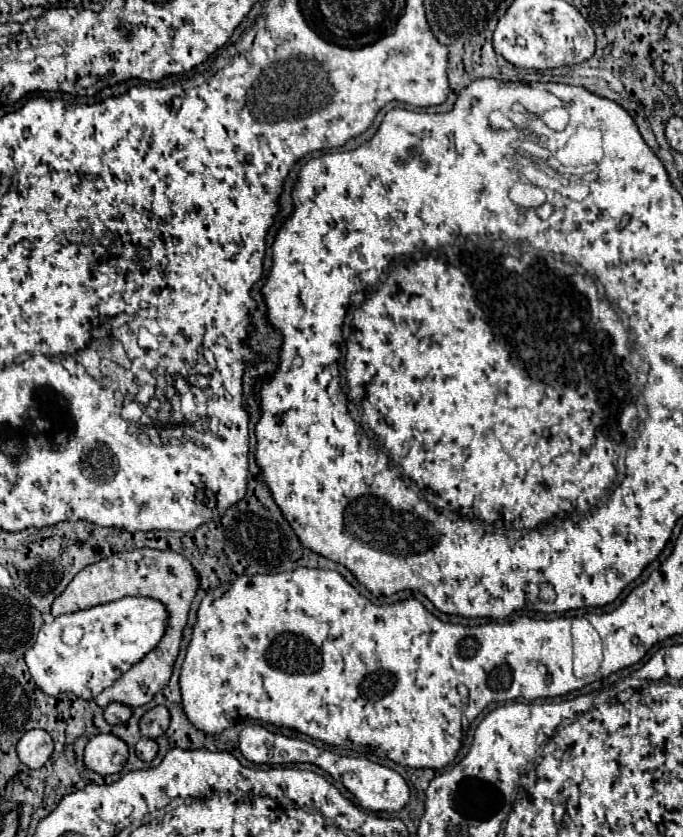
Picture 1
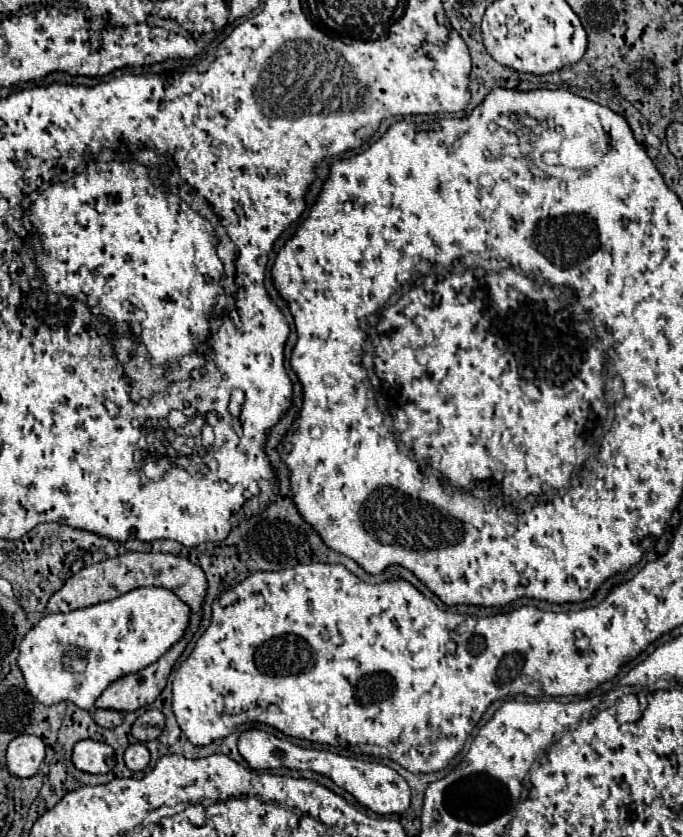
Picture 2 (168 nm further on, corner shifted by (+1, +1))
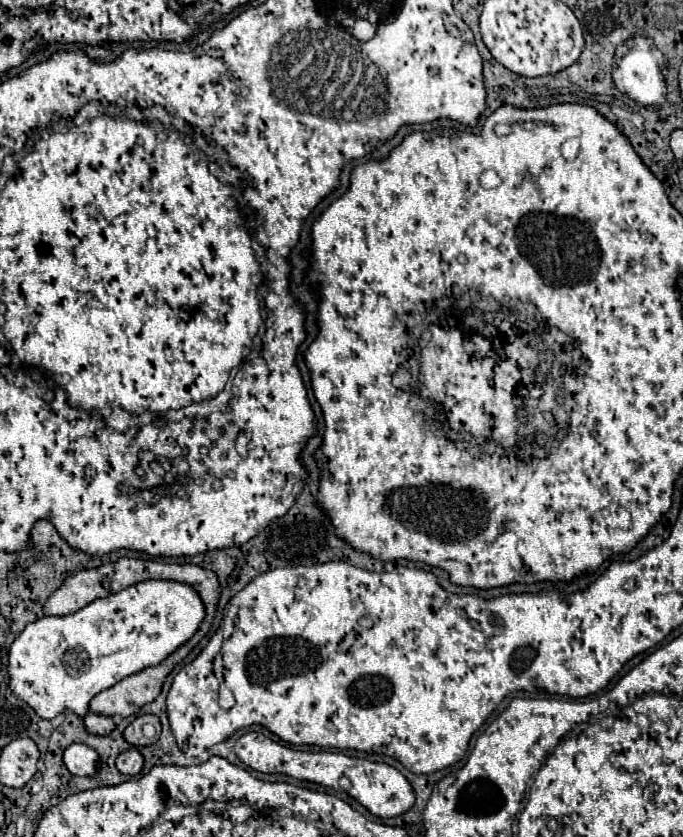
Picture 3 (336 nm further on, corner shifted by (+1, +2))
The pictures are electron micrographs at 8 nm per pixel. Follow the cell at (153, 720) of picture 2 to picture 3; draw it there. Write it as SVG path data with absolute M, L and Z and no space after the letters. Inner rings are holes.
M139 715L133 723L127 725L127 729L125 729L123 735L125 735L125 739L127 739L131 745L141 747L141 745L151 745L151 743L155 743L155 739L159 737L159 733L161 733L161 721L159 721L157 715ZM147 723L151 723L151 725L155 727L155 737L153 737L153 739L147 739L147 737L143 735L143 725L147 725Z

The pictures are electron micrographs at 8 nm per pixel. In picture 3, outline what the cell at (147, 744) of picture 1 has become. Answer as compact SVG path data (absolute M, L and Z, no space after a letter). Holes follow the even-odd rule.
M135 747L127 749L125 753L121 753L117 757L117 769L121 773L125 773L125 775L137 775L137 773L141 773L141 769L143 769L143 755Z

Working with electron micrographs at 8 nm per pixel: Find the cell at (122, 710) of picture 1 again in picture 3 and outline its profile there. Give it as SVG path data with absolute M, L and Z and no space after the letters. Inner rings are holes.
M87 713L87 717L83 719L85 721L85 727L89 733L95 733L95 735L107 735L115 729L115 723L111 717L107 715L97 715L97 713Z

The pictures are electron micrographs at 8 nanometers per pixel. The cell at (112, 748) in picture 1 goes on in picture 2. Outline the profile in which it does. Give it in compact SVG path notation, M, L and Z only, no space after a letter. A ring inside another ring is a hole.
M81 740L73 748L73 764L87 774L107 774L115 764L115 754L109 744Z

